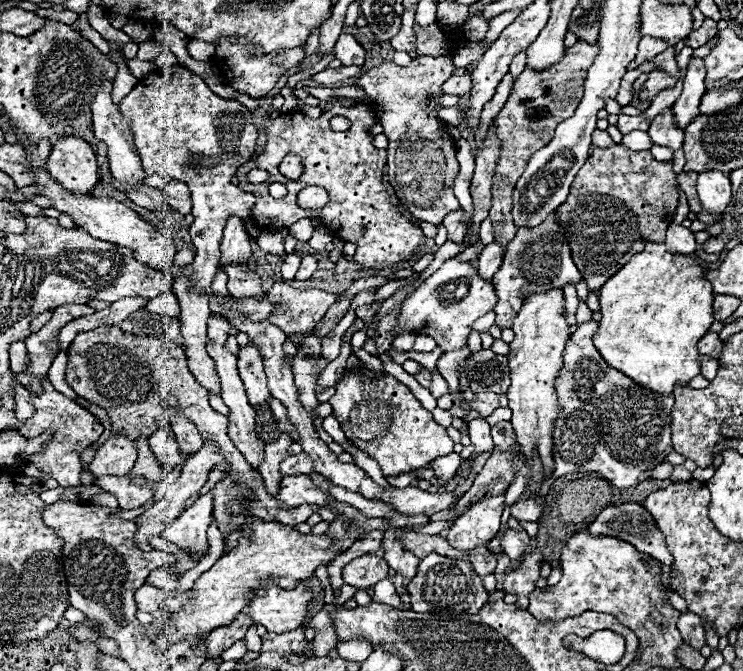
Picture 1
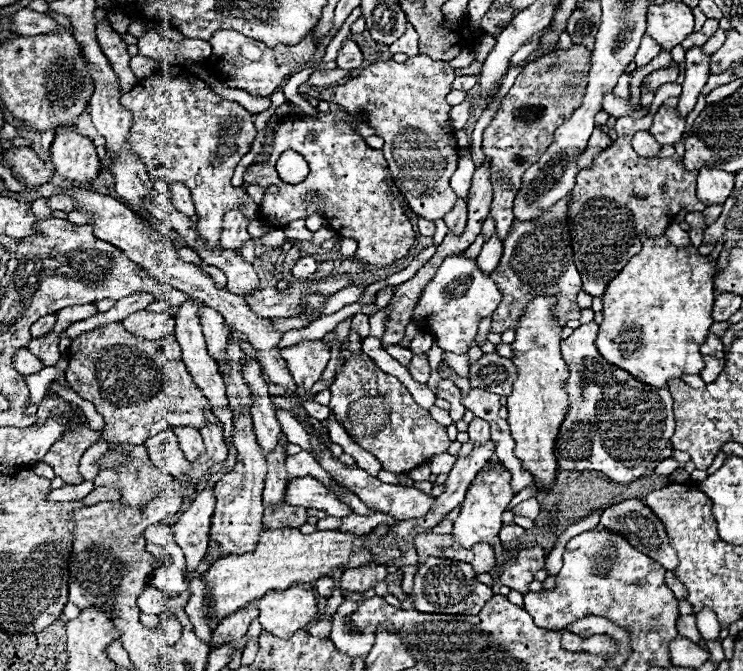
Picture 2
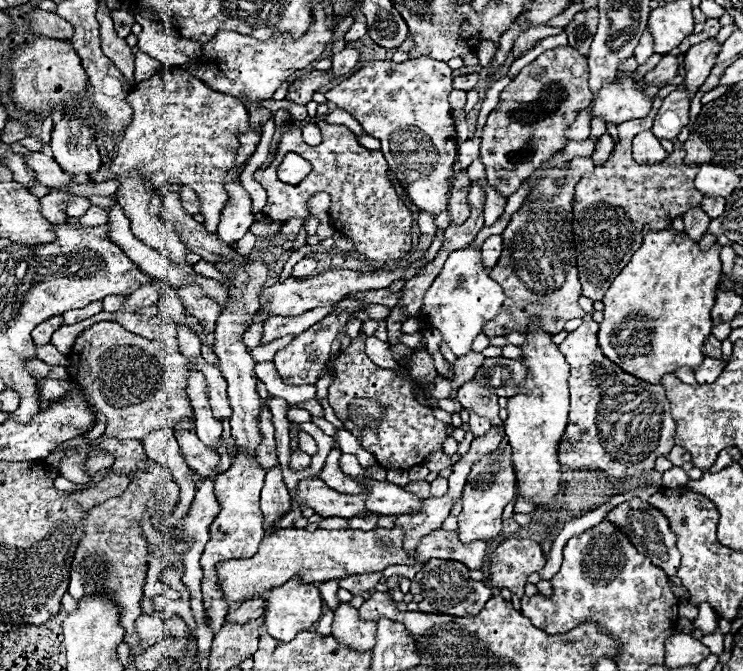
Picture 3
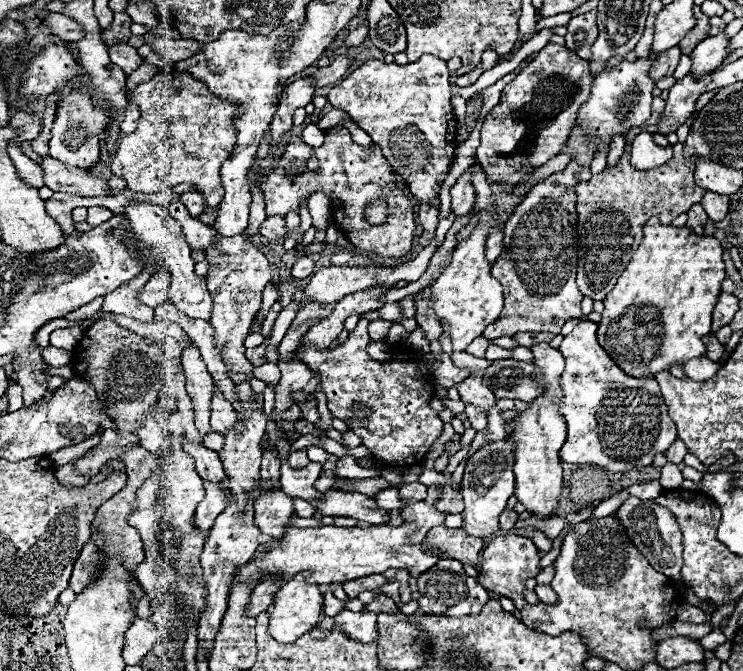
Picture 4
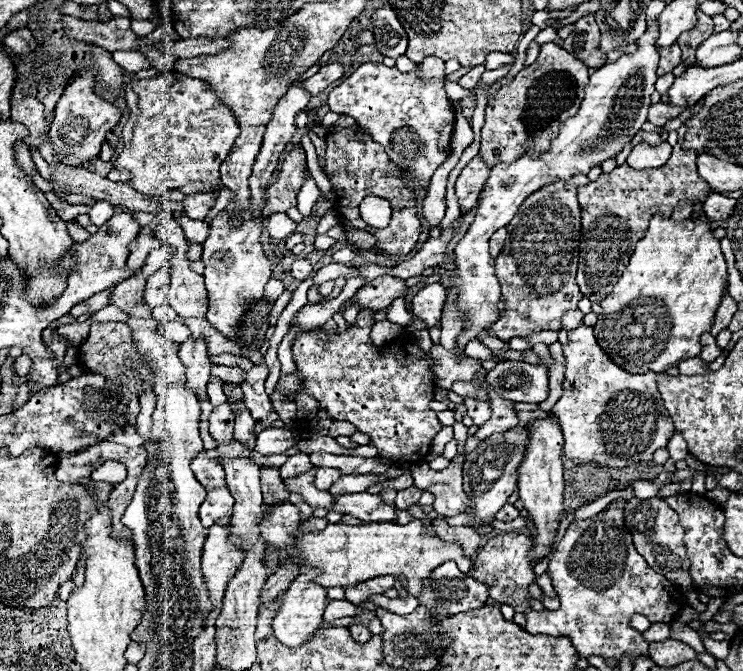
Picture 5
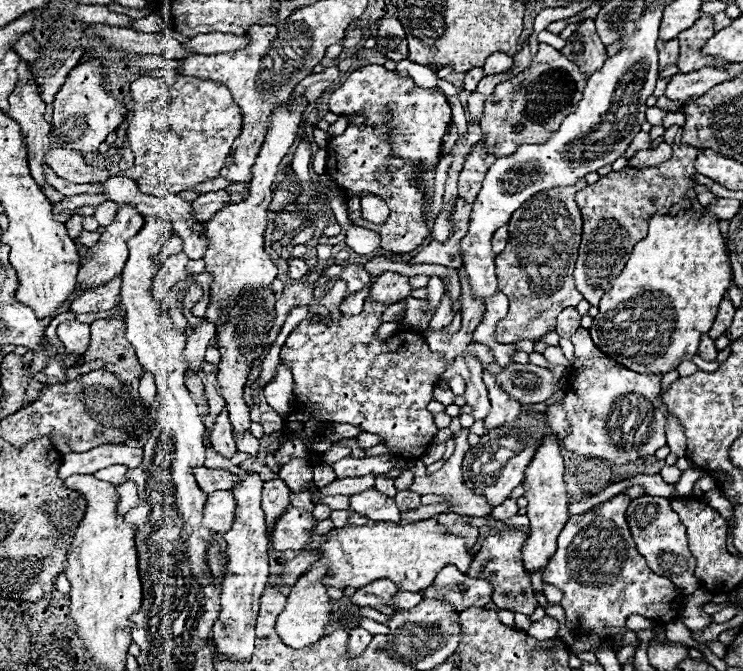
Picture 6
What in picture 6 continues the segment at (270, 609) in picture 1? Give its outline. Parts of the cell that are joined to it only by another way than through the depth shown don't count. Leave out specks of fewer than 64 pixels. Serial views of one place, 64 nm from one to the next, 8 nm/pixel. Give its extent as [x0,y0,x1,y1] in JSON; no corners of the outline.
[276,568,332,650]

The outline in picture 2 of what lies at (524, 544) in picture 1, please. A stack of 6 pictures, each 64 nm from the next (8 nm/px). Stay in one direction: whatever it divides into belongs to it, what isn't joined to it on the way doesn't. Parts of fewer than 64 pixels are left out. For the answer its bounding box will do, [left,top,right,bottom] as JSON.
[500,524,524,546]

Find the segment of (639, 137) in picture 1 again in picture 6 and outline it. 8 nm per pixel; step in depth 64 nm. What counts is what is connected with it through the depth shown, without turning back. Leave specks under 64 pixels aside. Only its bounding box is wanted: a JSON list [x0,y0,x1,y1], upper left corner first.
[630,142,672,168]

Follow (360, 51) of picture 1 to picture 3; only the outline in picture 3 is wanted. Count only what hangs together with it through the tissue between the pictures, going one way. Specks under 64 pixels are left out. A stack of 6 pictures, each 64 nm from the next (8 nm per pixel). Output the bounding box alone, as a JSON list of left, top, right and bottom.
[328,46,360,78]

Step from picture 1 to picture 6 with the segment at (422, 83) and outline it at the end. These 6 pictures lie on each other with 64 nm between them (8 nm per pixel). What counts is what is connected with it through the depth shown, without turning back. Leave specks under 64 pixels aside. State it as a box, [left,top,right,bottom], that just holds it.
[330,64,452,168]

